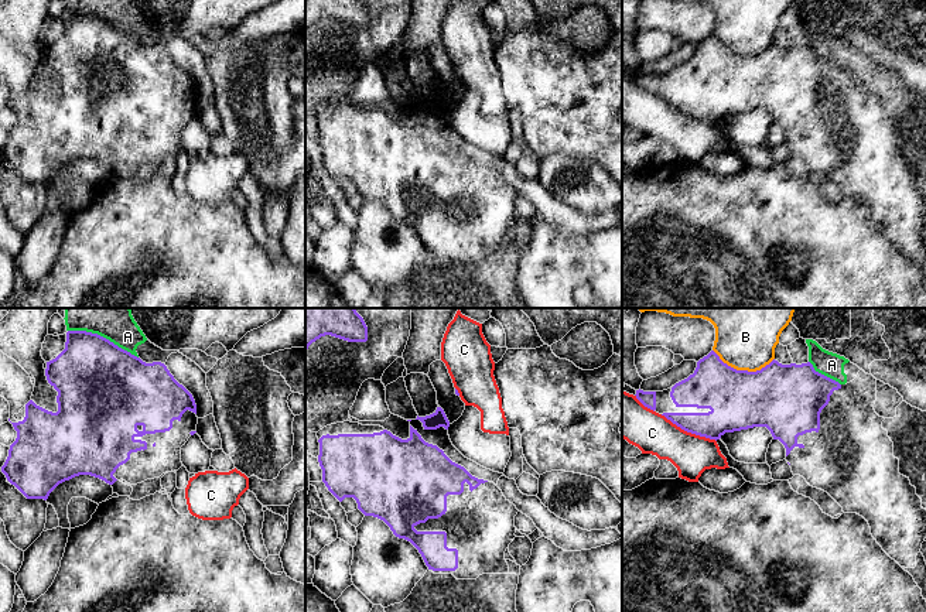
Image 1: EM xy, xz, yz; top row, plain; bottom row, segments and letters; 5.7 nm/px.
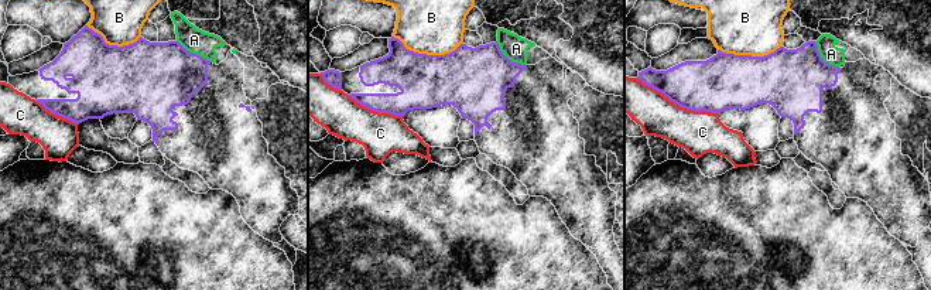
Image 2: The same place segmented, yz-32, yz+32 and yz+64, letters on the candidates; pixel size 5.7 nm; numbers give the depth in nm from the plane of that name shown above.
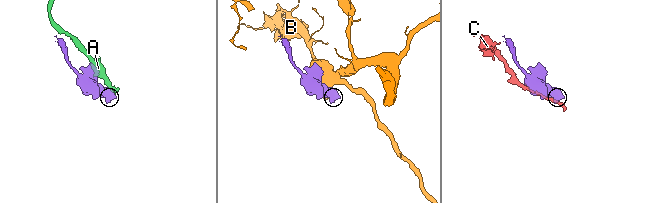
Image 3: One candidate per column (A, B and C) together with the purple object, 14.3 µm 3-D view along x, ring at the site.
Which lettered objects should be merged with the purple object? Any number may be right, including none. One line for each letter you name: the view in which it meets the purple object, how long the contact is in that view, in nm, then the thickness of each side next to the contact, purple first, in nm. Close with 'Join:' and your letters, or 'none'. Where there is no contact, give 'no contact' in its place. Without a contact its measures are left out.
Join: none

